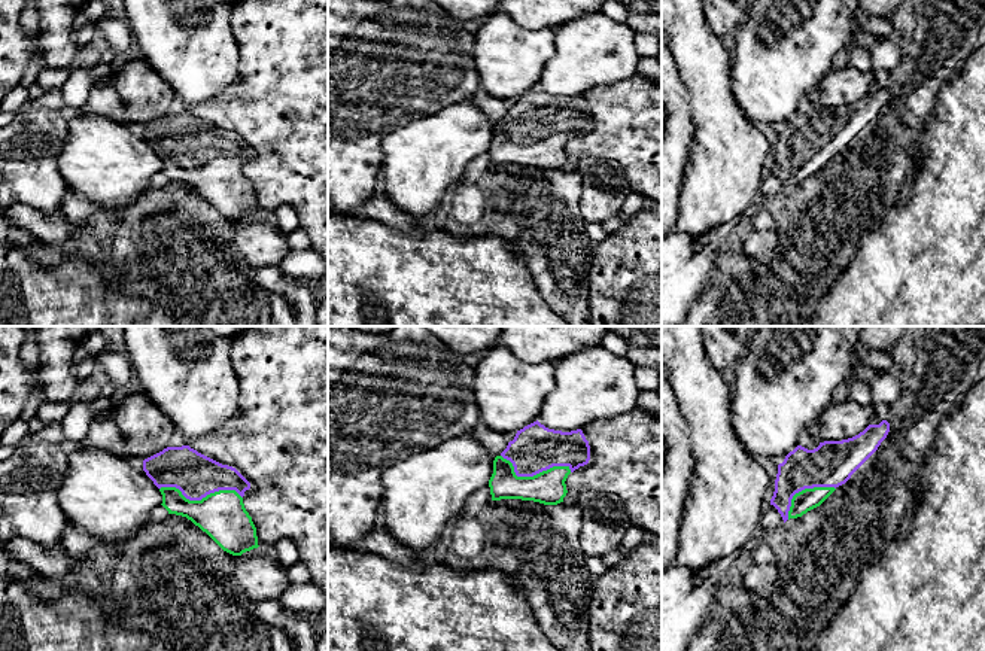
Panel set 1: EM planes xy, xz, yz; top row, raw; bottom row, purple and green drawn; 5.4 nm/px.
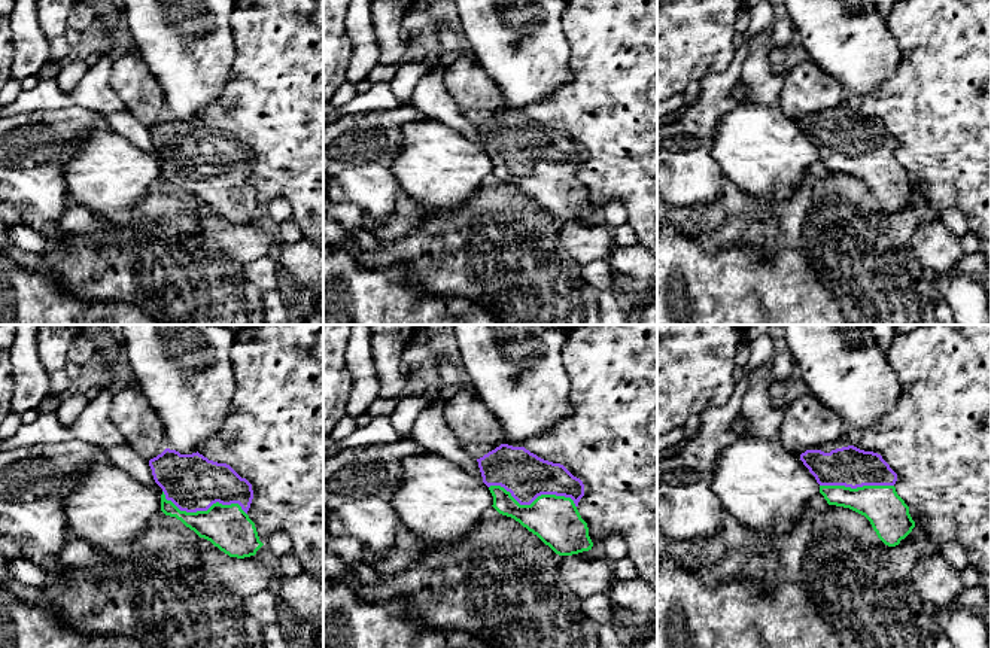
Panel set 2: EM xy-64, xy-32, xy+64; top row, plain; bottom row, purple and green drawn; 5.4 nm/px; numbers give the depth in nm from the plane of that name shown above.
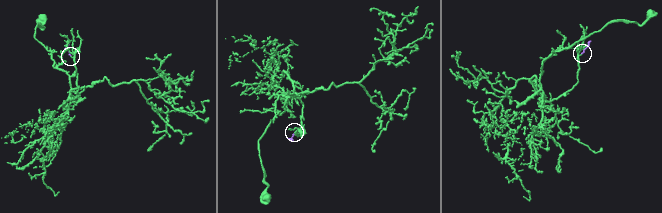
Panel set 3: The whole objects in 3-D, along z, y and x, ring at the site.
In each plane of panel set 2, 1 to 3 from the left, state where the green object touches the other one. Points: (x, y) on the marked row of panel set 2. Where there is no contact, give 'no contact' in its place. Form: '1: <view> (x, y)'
1: xy-64 (203, 510)
2: xy-32 (534, 499)
3: xy+64 (857, 486)

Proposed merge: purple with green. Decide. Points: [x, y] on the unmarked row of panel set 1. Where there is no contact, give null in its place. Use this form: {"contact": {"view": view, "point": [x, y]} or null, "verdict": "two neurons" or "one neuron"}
{"contact": {"view": "xy", "point": [201, 164]}, "verdict": "one neuron"}

